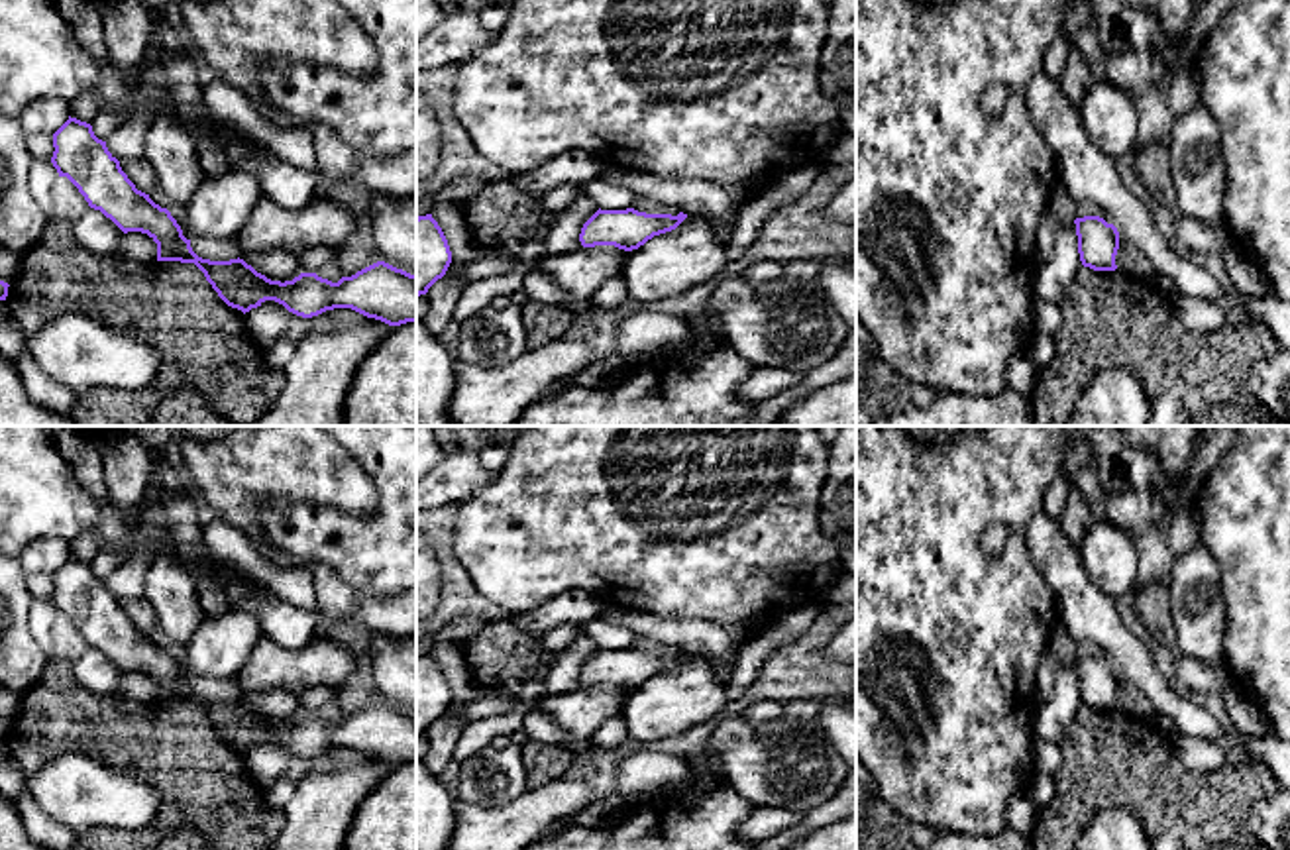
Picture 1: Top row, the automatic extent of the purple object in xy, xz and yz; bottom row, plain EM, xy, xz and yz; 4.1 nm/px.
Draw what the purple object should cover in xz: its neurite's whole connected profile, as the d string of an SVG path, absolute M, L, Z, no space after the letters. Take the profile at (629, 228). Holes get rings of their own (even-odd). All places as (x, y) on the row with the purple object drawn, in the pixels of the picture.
M634 208L597 210L581 228L583 247L615 245L624 251L638 249L654 236L675 230L687 214L646 214Z

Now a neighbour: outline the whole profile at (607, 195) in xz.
M593 179L585 185L581 185L581 190L597 204L601 210L626 210L632 208L636 200L636 192L607 181L607 179Z

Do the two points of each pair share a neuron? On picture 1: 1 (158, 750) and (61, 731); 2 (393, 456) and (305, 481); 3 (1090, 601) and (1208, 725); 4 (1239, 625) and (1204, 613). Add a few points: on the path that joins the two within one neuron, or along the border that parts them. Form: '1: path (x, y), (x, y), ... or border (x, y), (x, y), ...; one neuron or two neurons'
1: path (134, 739), (114, 731), (85, 731); one neuron
2: border (338, 446), (370, 476), (377, 493), (376, 509); two neurons
3: path (1110, 635), (1175, 705); one neuron
4: border (1218, 576), (1228, 666); two neurons

